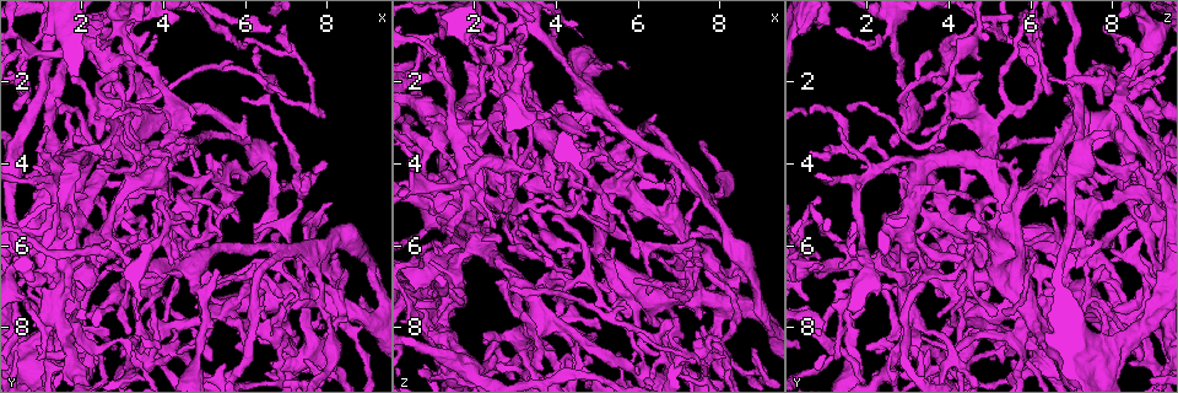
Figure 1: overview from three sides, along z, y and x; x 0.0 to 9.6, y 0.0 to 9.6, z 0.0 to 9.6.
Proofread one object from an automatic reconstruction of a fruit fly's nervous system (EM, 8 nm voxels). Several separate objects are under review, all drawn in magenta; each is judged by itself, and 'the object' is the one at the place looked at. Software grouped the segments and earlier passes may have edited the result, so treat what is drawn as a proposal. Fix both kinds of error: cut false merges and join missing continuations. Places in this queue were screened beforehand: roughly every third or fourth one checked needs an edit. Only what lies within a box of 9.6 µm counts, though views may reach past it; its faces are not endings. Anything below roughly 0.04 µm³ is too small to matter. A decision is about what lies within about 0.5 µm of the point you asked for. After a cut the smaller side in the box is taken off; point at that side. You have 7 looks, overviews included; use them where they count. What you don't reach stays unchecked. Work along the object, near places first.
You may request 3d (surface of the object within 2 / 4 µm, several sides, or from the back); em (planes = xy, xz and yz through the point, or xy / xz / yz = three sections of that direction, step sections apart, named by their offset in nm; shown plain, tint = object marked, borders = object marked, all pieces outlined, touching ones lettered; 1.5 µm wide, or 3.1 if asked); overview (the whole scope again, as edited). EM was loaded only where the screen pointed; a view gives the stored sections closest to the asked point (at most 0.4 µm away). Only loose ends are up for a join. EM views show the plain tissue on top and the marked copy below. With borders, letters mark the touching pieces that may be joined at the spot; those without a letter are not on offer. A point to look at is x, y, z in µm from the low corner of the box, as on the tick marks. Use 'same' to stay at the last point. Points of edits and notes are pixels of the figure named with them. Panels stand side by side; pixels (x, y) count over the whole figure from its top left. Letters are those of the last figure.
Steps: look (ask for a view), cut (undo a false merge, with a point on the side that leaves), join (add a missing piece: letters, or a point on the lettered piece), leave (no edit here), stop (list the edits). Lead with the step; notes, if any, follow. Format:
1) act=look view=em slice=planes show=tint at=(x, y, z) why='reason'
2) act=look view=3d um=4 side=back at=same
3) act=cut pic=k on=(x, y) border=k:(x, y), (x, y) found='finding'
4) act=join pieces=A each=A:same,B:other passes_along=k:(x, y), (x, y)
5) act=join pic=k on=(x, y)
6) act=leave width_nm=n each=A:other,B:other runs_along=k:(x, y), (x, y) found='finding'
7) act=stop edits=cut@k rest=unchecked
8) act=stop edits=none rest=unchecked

act=look view=3d um=4 at=(2.45, 3.40, 3.70) why='an open end'

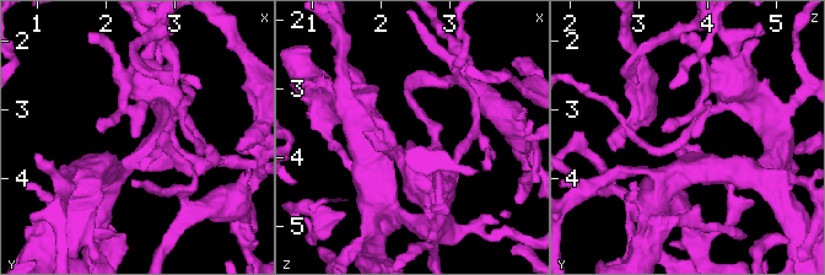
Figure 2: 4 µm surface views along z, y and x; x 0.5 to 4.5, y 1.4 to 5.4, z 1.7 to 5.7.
act=look view=em slice=xy step=4 show=borders at=(2.45, 3.35, 3.80)

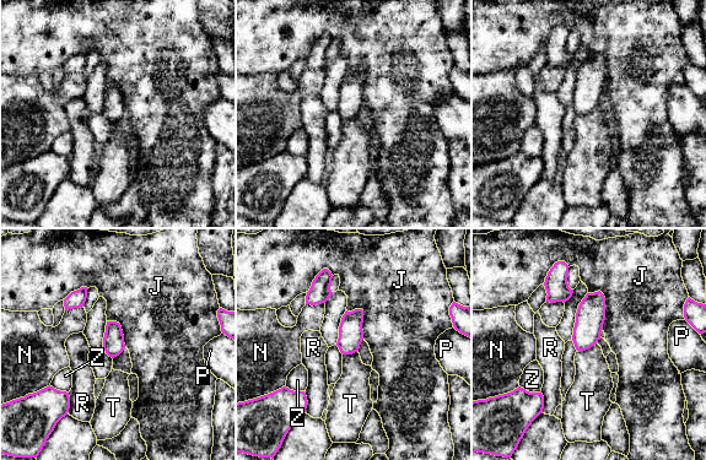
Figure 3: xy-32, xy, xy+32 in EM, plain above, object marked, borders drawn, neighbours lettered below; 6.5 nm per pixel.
act=leave each=J:other,N:other,P:other,R:other,T:other,Z:other border=3:(588, 292), (604, 297), (603, 329) found='none of them fits'

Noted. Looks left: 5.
act=look view=3d um=2 at=(5.80, 8.50, 5.15) why='free end'

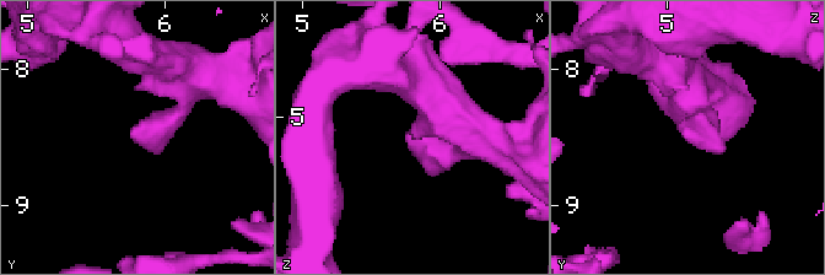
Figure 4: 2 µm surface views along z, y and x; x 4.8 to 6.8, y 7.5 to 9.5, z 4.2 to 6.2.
act=look view=em slice=planes show=tint at=(5.74, 8.48, 5.14) why='now the EM'

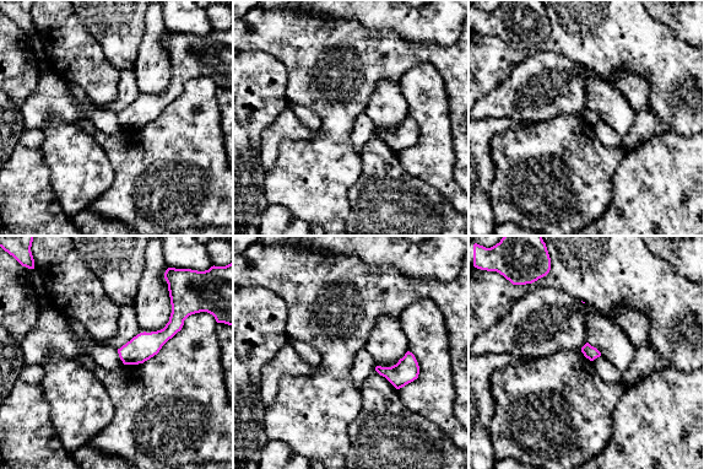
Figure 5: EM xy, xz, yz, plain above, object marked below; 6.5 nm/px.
act=look view=em slice=planes show=borders at=same why='see the neighbours'

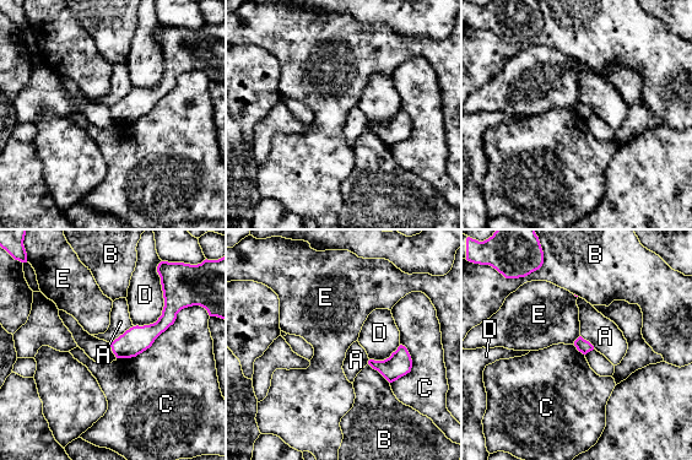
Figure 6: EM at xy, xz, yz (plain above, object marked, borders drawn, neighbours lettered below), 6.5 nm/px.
act=join pic=6 on=(120, 322) longest_contact=C:550nm each=A:same,B:other,C:other,D:other,E:other found='it goes on there'

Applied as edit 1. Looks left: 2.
act=stop edits=join@6 rest=unchecked

